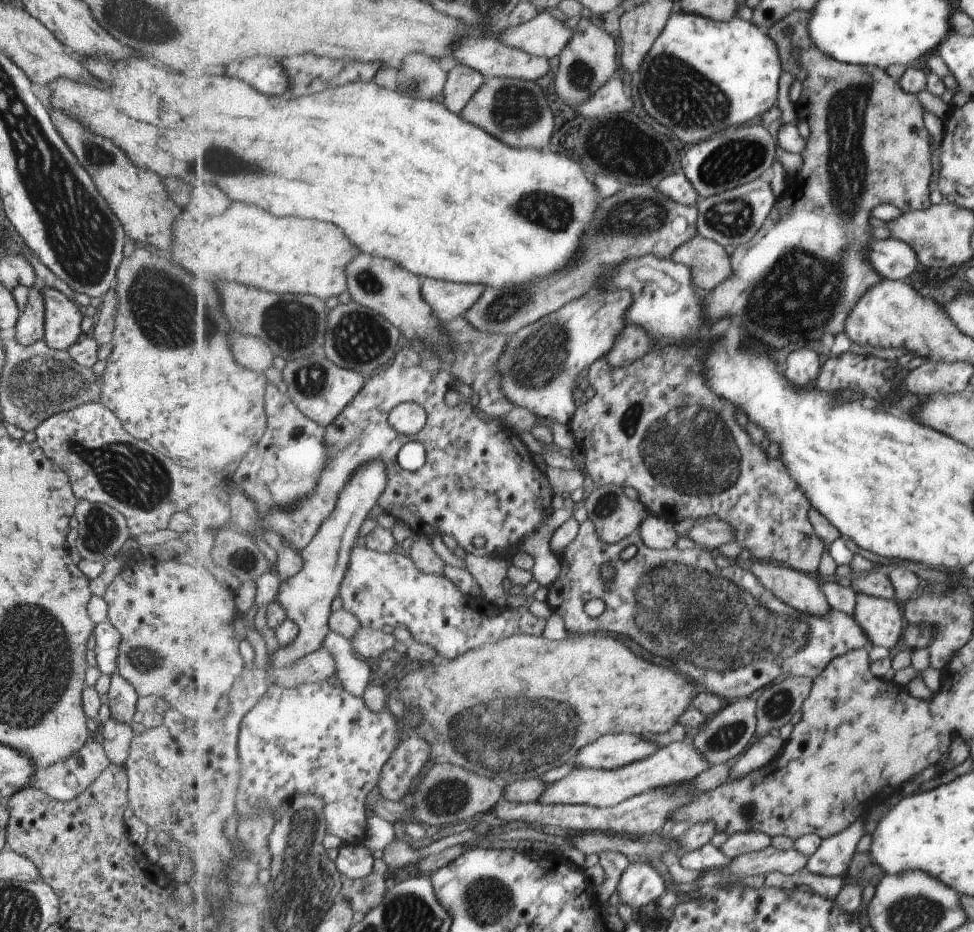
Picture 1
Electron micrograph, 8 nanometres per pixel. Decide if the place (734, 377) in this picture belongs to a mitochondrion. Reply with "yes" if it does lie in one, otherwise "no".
no

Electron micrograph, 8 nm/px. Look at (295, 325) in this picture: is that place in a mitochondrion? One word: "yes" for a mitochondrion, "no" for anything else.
yes

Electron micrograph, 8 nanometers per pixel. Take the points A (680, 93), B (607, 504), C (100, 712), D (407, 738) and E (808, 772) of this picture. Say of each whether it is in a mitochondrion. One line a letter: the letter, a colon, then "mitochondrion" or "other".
A: mitochondrion
B: mitochondrion
C: other
D: other
E: other

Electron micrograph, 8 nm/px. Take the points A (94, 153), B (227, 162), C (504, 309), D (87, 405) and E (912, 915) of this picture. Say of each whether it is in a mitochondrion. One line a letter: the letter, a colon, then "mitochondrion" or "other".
A: mitochondrion
B: mitochondrion
C: mitochondrion
D: mitochondrion
E: mitochondrion

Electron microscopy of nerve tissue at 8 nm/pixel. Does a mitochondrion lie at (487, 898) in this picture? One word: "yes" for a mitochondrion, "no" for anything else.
yes

